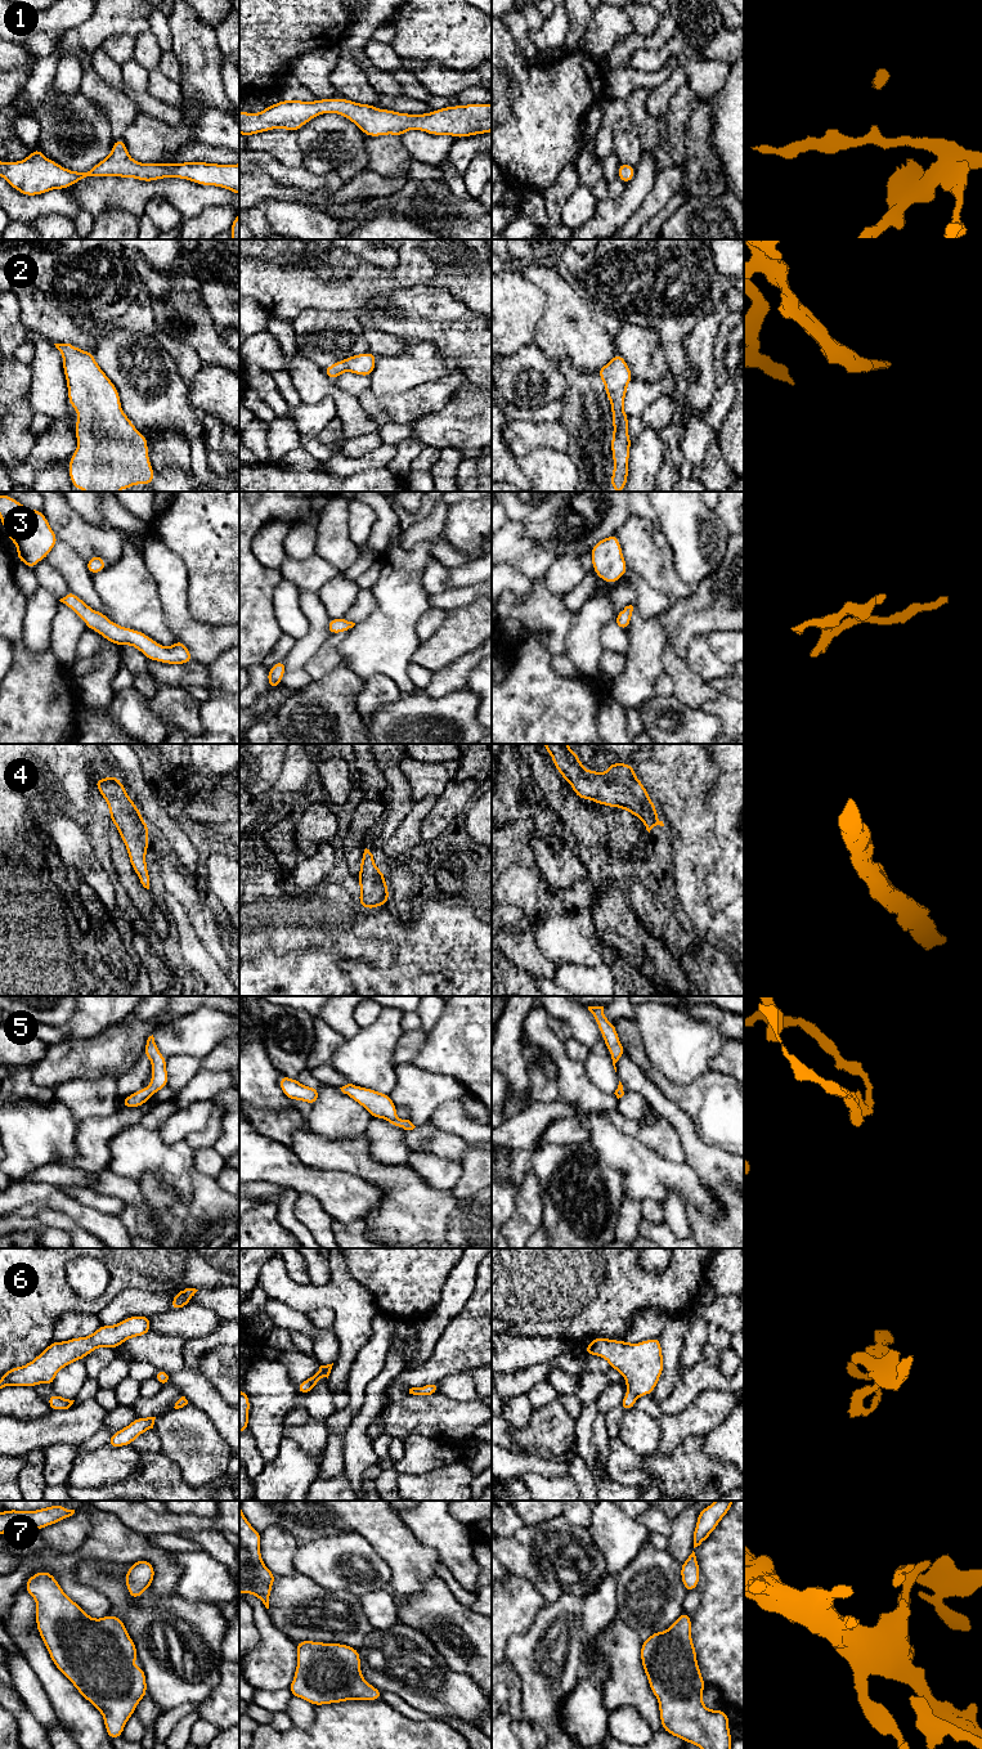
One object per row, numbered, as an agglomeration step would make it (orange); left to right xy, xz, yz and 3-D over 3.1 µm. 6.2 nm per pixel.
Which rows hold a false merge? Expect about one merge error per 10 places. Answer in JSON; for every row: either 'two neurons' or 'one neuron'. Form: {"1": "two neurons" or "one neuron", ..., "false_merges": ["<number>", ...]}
{"1": "one neuron", "2": "one neuron", "3": "one neuron", "4": "one neuron", "5": "one neuron", "6": "one neuron", "7": "one neuron", "false_merges": []}

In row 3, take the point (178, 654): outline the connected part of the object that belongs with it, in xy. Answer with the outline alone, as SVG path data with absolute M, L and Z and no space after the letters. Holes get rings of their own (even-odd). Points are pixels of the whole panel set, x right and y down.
M68 591L59 601L72 609L85 622L88 628L100 633L103 638L118 645L120 649L124 645L131 645L143 652L148 660L166 664L193 662L190 651L181 641L176 640L171 647L165 647L143 632L111 622L102 611L94 611L72 591Z

